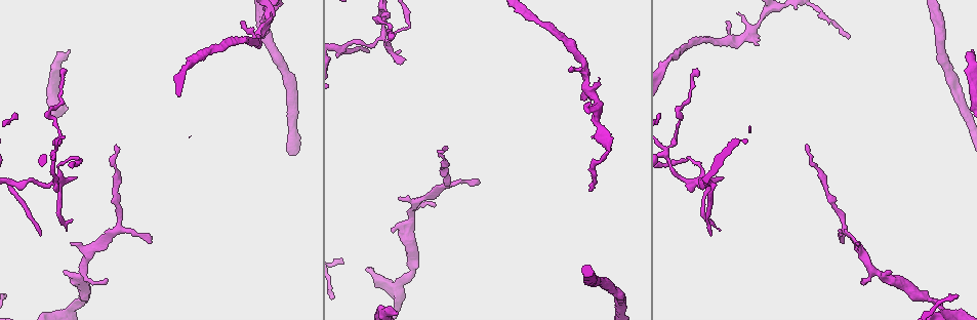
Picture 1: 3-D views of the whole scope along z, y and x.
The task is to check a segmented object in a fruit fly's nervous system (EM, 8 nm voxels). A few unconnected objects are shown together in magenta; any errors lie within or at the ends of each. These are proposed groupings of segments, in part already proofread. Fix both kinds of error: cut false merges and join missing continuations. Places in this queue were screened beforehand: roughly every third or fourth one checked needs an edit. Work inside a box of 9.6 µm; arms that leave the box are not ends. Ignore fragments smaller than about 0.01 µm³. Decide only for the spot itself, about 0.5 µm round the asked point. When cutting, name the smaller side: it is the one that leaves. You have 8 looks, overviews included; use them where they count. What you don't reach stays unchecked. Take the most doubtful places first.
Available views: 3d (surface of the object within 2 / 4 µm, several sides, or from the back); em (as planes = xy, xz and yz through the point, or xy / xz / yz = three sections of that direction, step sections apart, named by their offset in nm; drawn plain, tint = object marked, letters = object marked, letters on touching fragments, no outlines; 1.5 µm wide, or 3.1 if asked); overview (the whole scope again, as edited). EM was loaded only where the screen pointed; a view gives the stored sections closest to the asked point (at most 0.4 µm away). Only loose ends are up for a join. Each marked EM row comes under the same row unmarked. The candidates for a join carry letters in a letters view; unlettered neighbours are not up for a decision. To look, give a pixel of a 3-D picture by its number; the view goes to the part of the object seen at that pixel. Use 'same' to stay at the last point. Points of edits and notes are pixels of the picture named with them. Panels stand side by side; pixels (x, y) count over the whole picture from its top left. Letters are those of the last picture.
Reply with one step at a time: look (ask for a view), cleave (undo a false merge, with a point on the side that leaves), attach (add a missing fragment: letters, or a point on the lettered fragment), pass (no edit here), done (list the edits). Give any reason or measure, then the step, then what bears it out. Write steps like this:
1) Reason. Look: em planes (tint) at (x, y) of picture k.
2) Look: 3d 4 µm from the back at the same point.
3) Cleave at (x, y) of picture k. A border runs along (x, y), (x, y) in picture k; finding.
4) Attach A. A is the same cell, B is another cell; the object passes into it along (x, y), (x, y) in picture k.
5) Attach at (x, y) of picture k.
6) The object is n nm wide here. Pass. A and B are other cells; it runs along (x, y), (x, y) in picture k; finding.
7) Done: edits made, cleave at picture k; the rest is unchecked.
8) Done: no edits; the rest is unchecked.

An open end. Look: em xz step 4 (letters) at (64, 270) of picture 1.

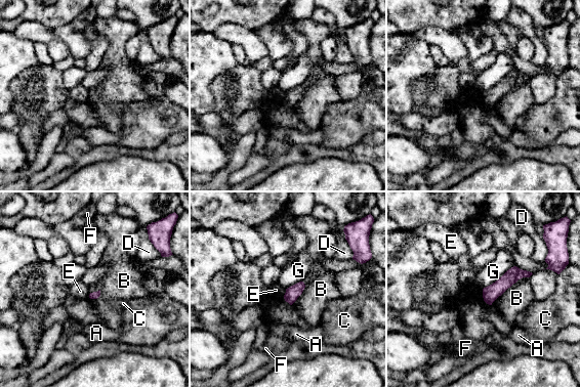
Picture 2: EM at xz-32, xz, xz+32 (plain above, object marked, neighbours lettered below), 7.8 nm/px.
The longest contact is with B, 380 nm. Pass. A, B, C, D, E, F and G are other cells; it runs along (527, 273), (514, 273), (486, 298) in picture 2; none of them fits.

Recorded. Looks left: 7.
Look: em yz step 8 (letters) at (739, 12) of picture 1.

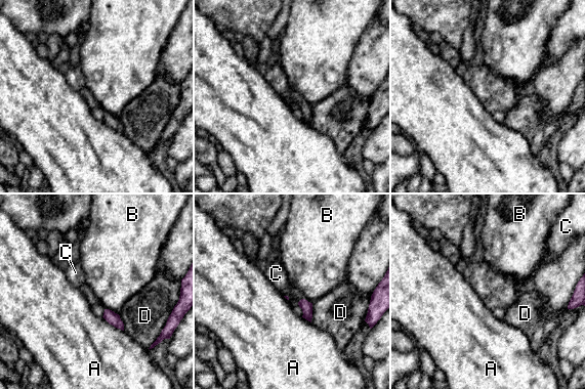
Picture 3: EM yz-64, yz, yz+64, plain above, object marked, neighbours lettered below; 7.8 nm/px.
Pass. A, B, C and D are other cells; a border runs along (302, 298), (297, 304) in picture 3; no lettered fragment goes on from it.

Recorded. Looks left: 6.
Tapers out. Look: 3d 2 µm at (478, 184) of picture 1.

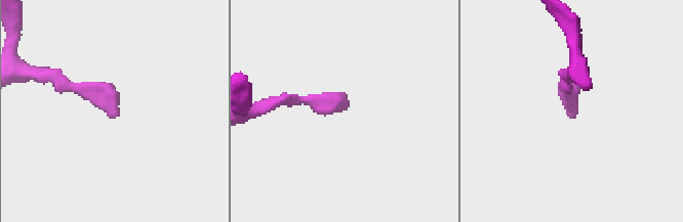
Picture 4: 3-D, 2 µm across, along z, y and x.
Look: em xz step 8 (letters) at (346, 104) of picture 4.

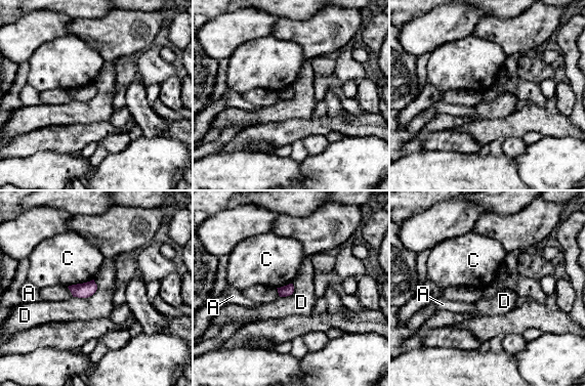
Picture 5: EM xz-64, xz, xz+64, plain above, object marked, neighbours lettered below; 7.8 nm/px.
Another direction. Look: em xy step 8 (letters) at the same point.

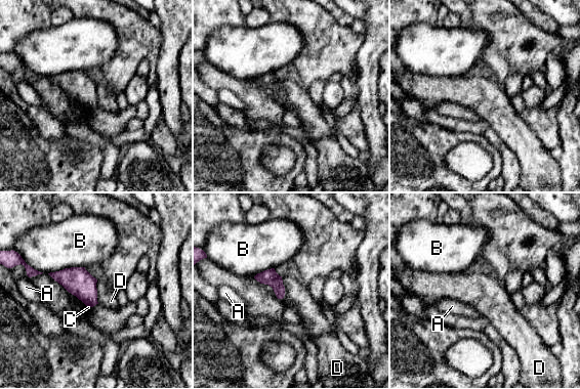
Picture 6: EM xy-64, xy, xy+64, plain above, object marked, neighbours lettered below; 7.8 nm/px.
Pass. A, B, C and D are other cells; a border runs along (256, 279), (284, 297) in picture 6; no lettered fragment goes on from it.

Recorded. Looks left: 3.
Done: no edits; the rest is unchecked.

